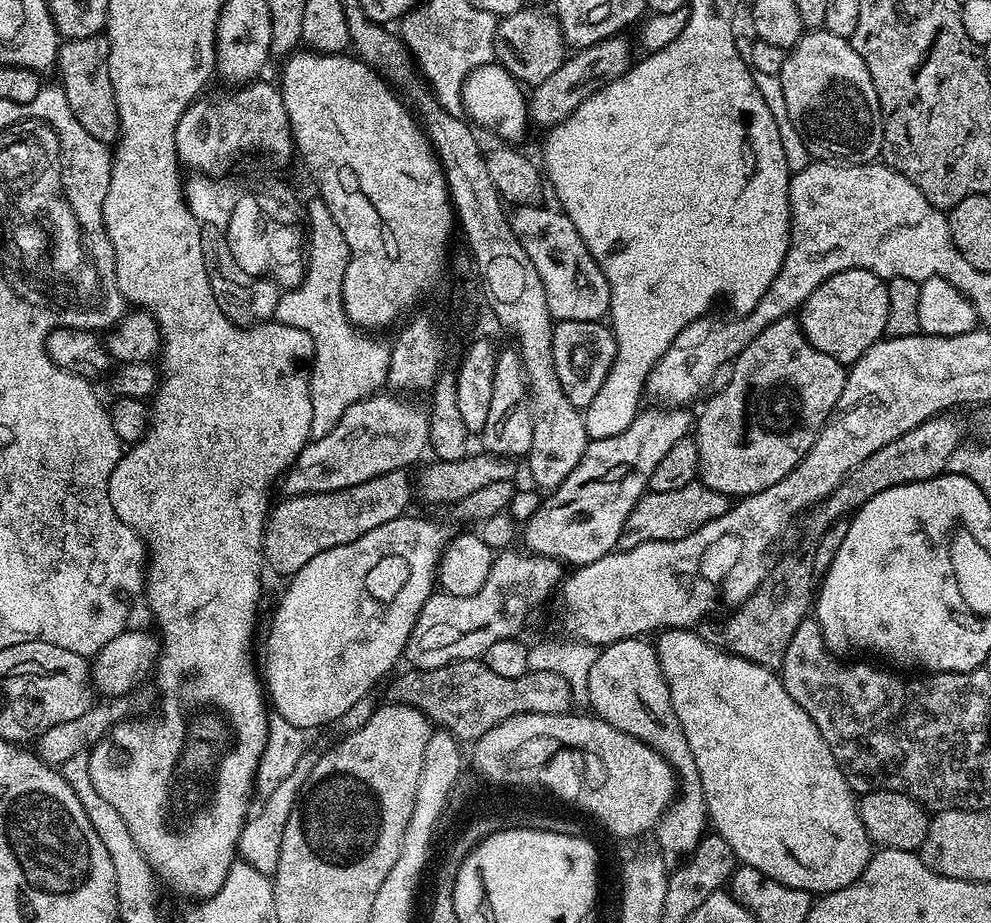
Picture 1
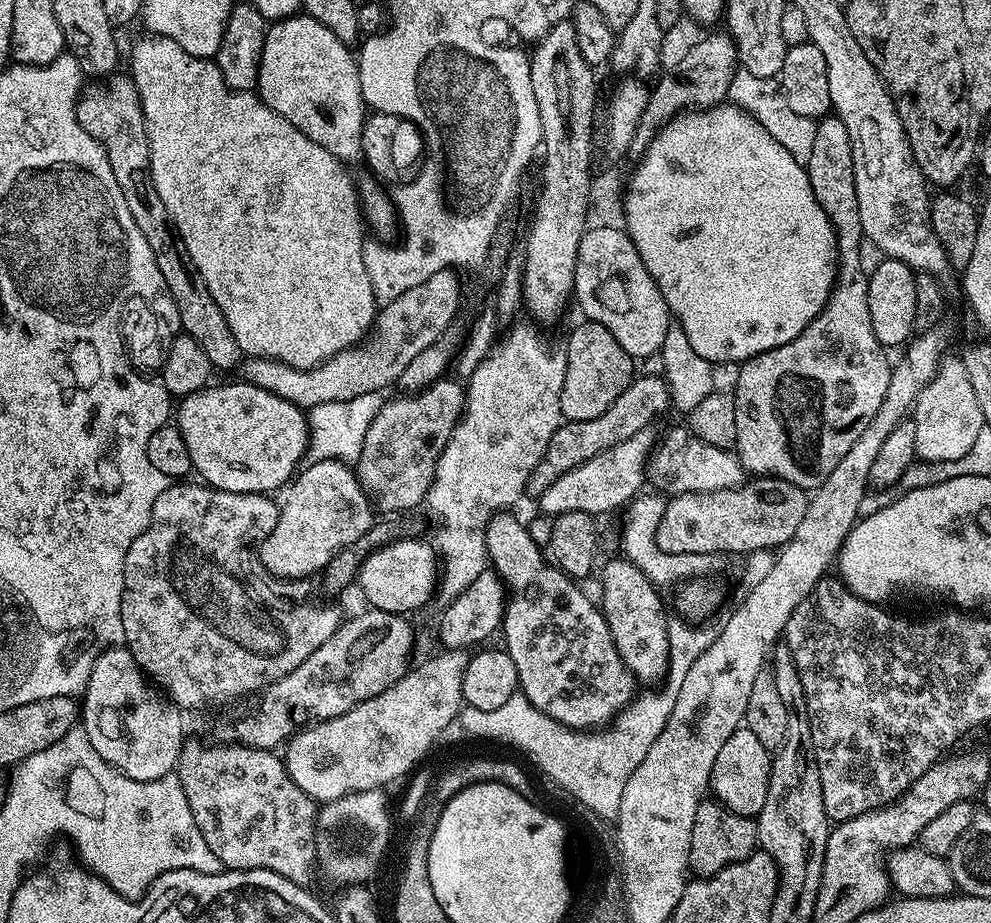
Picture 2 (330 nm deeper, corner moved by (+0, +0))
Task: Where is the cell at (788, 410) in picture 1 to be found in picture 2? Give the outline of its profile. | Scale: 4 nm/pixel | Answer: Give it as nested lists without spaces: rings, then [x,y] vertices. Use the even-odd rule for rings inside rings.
[[[829,114],[817,123],[814,130],[814,150],[810,150],[806,167],[814,198],[832,223],[836,236],[834,247],[838,253],[838,271],[835,273],[832,293],[828,296],[826,306],[816,315],[814,322],[810,322],[810,326],[806,326],[806,330],[798,334],[798,338],[752,356],[740,364],[738,386],[734,393],[734,451],[745,473],[753,477],[785,480],[799,488],[815,490],[822,482],[826,482],[826,478],[830,478],[834,466],[842,462],[842,458],[850,451],[850,446],[854,446],[854,442],[862,438],[862,430],[866,430],[882,405],[894,368],[893,365],[888,365],[889,353],[878,342],[878,338],[874,338],[870,322],[869,273],[866,268],[864,272],[864,264],[860,261],[860,244],[865,243],[865,238],[862,218],[858,215],[854,150],[850,134],[839,116]]]

